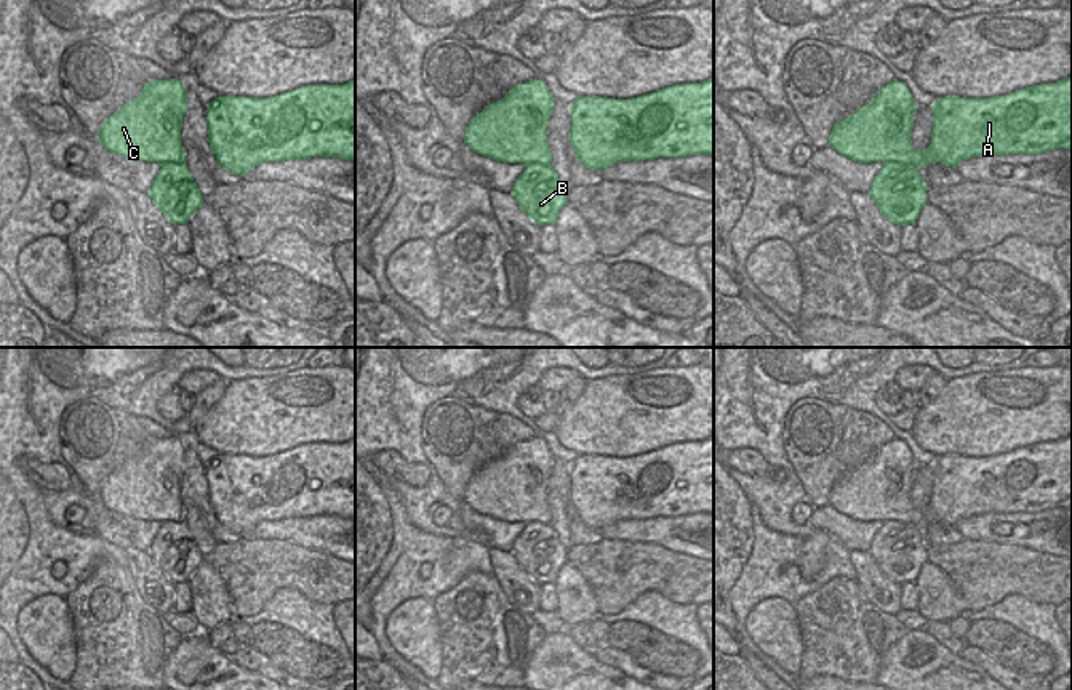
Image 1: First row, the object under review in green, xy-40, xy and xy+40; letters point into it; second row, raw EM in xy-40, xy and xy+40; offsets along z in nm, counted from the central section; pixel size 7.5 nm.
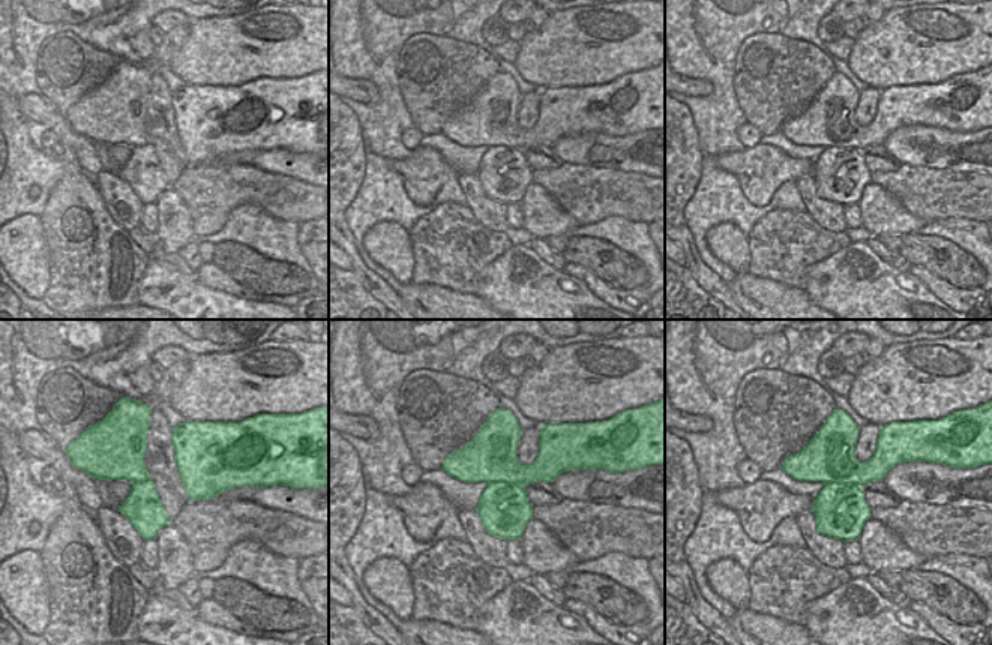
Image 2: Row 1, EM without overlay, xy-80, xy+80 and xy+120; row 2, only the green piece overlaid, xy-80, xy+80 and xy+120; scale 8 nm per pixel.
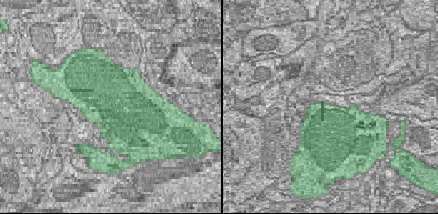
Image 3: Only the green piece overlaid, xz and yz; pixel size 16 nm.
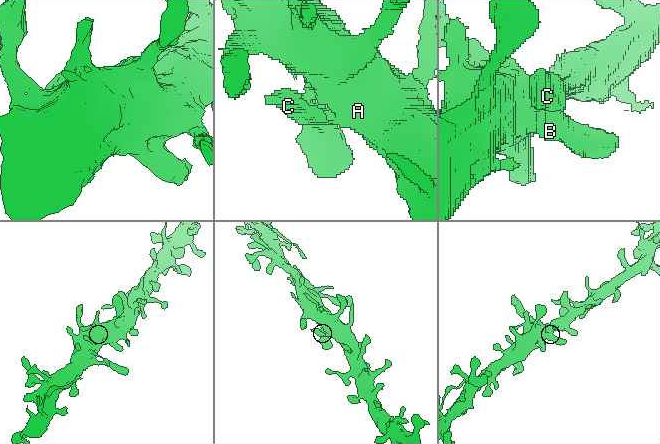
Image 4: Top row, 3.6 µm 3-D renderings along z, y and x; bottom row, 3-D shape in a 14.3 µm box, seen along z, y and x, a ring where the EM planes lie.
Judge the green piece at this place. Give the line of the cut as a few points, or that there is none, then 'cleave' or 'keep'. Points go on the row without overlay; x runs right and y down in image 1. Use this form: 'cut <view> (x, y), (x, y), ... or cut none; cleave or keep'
cut none; keep

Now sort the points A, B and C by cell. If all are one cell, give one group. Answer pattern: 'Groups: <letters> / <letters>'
Groups: A B C.

